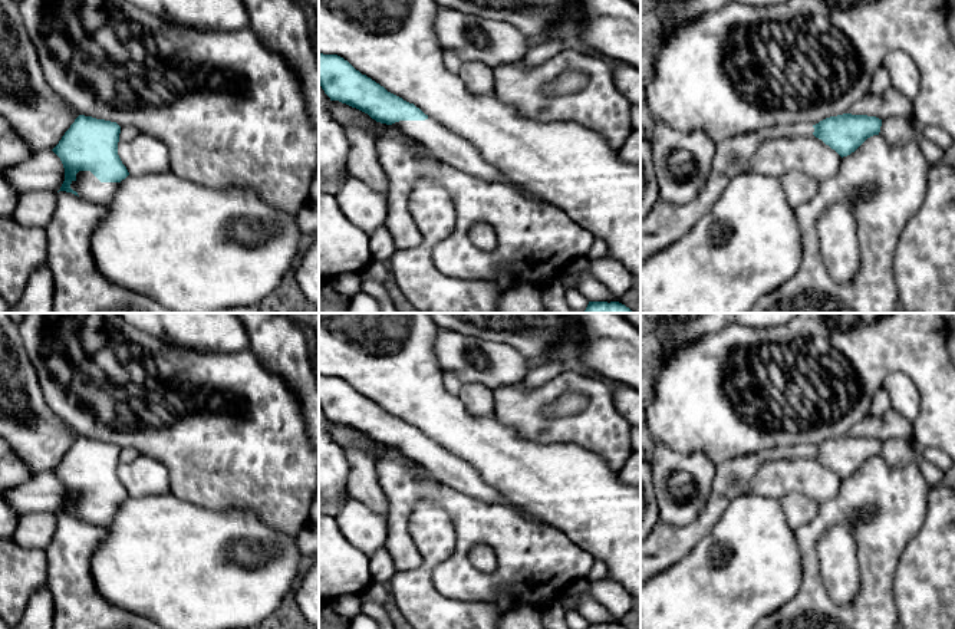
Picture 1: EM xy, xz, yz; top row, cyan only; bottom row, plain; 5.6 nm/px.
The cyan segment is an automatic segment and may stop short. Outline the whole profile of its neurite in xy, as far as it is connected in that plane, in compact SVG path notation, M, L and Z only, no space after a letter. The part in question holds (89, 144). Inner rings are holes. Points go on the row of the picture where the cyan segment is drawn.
M79 115L52 149L65 168L59 191L111 204L118 184L129 175L118 155L119 134L116 122Z

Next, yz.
M843 113L813 125L813 135L842 158L854 152L867 138L879 135L882 119L867 115Z

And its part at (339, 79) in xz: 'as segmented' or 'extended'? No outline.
extended

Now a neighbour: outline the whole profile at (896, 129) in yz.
M890 116L882 121L879 134L893 145L903 145L915 139L918 128L908 116Z

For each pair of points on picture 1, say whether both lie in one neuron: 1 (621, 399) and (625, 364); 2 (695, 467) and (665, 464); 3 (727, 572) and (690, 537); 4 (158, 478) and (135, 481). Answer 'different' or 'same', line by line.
1: different
2: same
3: different
4: same

